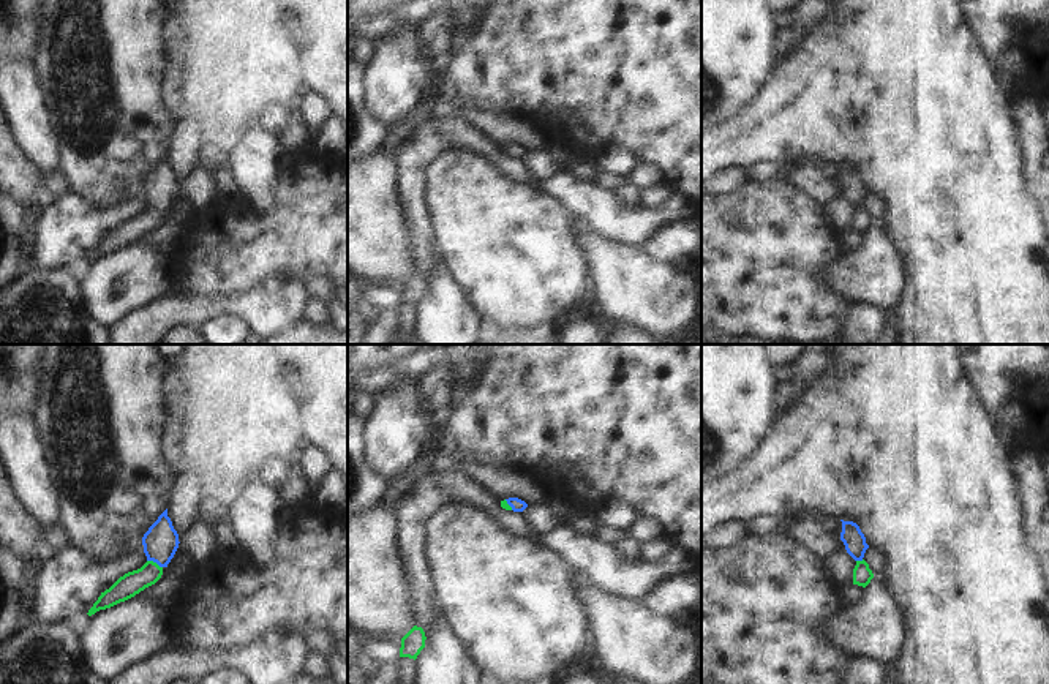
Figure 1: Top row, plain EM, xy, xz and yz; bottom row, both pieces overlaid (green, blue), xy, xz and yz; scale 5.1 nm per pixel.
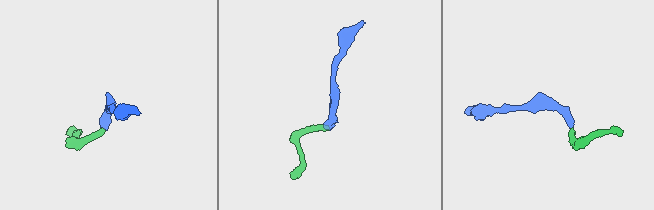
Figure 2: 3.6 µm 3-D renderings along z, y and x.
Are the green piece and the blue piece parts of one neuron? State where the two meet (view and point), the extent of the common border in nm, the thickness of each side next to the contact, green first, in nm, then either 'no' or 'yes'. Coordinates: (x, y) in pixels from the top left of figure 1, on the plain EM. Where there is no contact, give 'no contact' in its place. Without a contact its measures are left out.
xy (155, 209) | 90 nm | 120/180 nm | yes

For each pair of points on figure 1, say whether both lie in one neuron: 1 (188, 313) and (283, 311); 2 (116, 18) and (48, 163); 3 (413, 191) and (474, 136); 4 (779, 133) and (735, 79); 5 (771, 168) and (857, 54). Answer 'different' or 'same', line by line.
1: same
2: different
3: same
4: different
5: different

